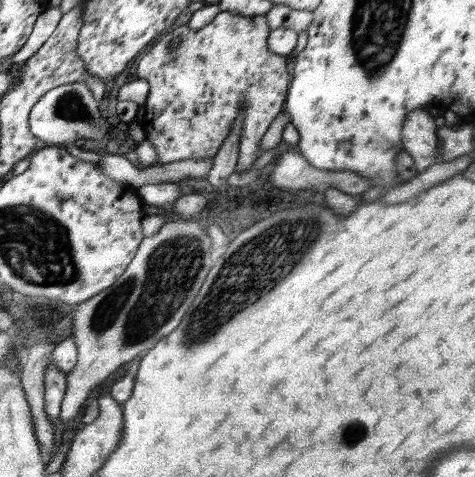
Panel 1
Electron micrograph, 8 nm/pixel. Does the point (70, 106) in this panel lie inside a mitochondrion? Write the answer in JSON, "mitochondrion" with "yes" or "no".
{"mitochondrion":"yes"}

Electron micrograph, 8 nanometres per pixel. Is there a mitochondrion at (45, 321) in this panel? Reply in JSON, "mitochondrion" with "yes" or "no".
{"mitochondrion":"no"}

